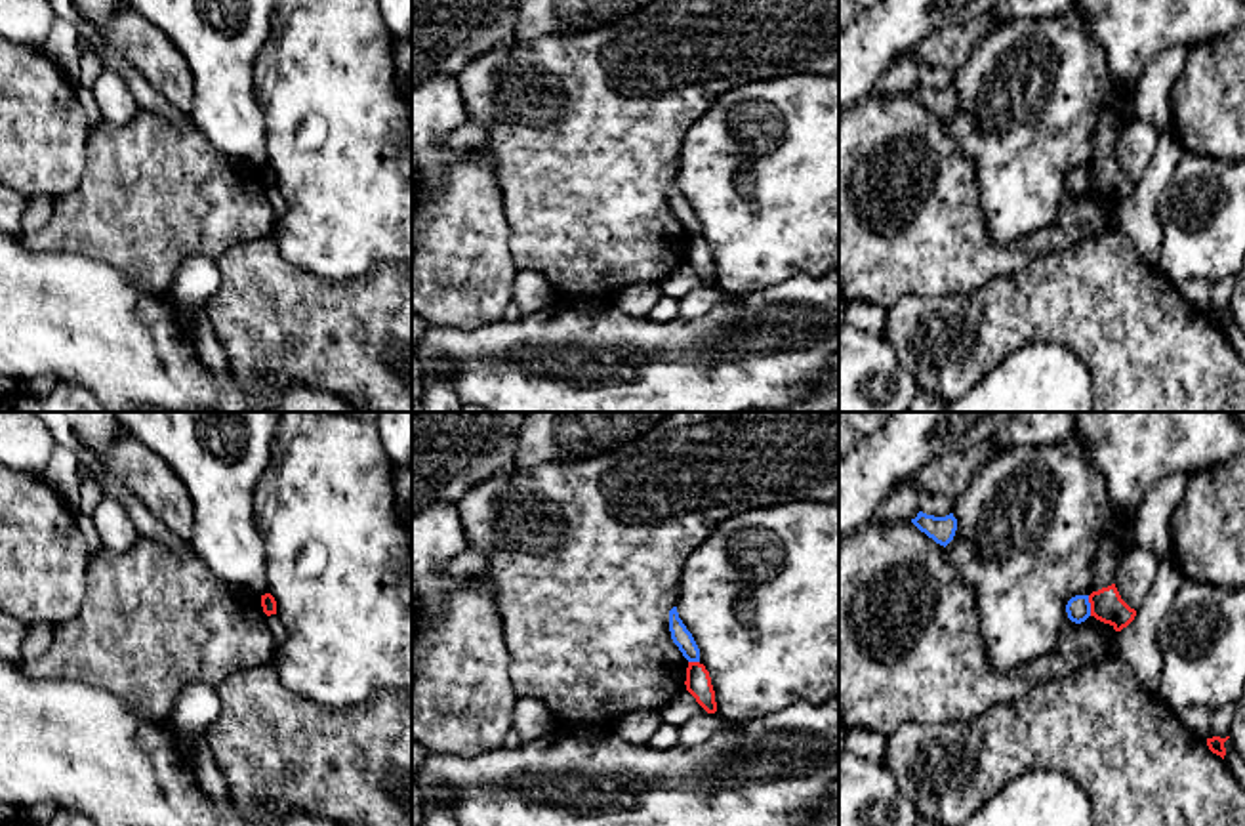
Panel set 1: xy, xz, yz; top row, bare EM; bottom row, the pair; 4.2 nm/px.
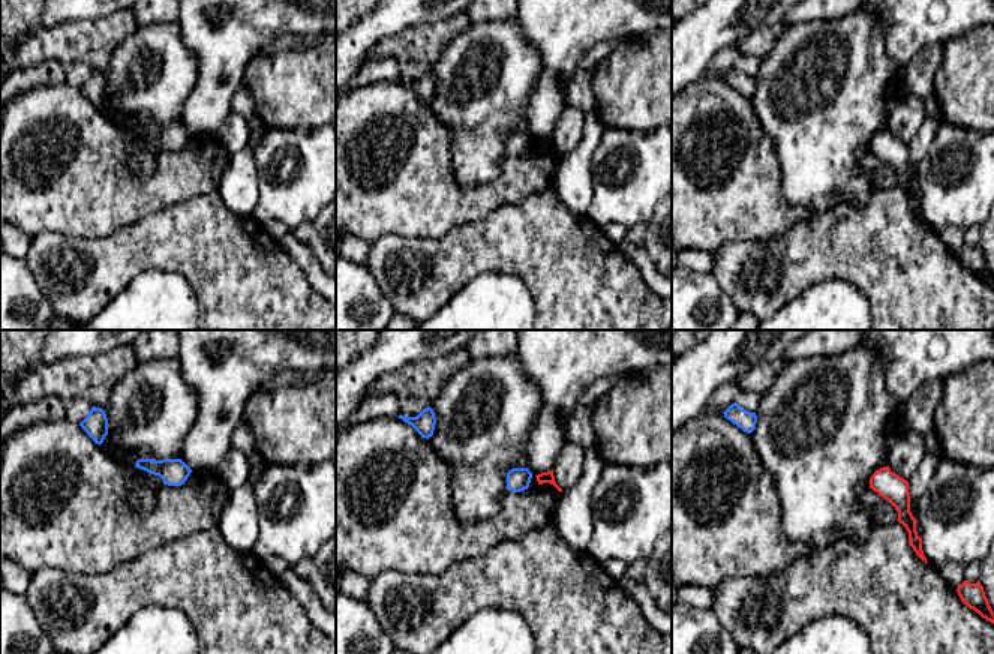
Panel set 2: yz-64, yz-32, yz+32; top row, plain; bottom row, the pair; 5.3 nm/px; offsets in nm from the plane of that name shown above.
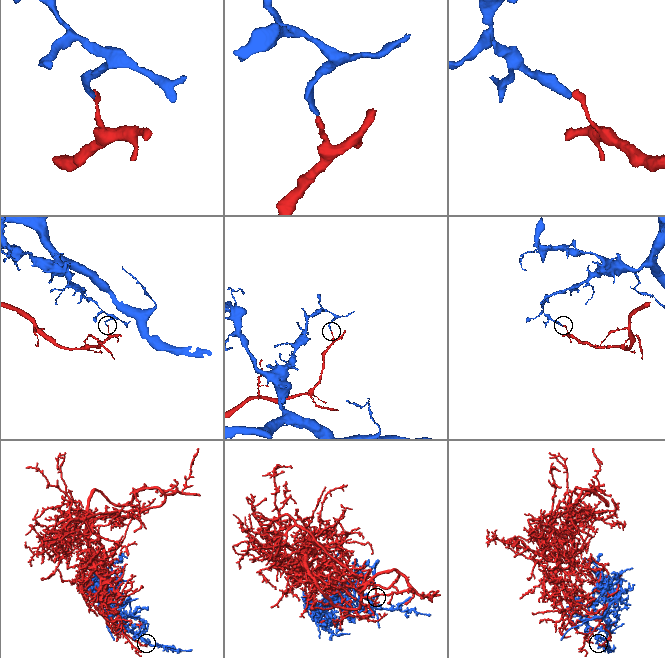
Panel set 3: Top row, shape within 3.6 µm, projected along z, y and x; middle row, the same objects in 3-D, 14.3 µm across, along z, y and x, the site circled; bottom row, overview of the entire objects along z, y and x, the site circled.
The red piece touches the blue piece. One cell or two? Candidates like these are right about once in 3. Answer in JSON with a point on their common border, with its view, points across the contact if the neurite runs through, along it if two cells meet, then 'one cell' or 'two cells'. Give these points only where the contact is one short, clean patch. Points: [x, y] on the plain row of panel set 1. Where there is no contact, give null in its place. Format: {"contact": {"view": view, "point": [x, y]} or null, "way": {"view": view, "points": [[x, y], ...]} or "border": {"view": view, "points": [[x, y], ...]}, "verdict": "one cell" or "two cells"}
{"contact": {"view": "yz", "point": [1091, 178]}, "border": {"view": "yz", "points": [[1087, 168], [1091, 187]]}, "verdict": "two cells"}

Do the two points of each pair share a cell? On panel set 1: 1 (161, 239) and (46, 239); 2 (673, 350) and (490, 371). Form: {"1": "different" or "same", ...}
{"1": "same", "2": "same"}

